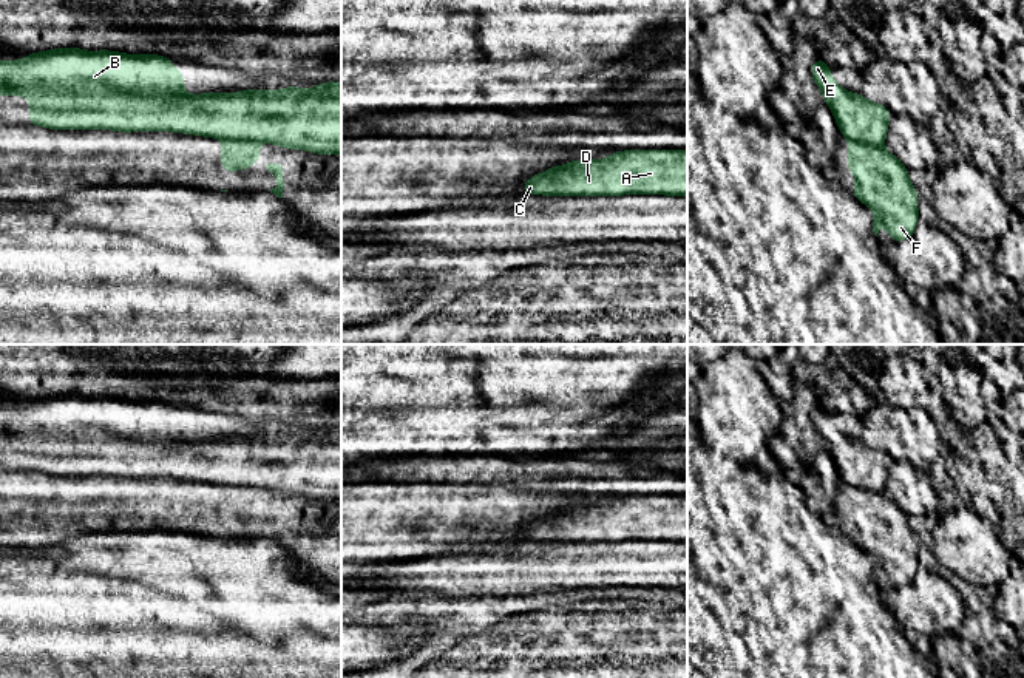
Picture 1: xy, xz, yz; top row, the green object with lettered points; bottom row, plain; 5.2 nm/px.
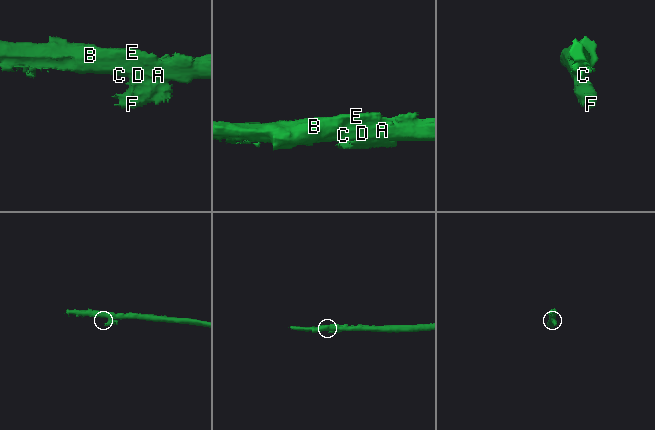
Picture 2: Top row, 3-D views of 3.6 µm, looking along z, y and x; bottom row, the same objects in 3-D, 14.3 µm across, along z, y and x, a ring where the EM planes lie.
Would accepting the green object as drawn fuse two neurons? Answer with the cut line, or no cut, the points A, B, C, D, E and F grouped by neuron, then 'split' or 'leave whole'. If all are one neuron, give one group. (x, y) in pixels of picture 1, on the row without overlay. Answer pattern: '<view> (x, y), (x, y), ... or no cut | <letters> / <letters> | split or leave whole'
yz (850, 484), (882, 493) | A B C D E / F | split

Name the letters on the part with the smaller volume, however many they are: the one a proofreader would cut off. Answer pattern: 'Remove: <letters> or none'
Remove: F

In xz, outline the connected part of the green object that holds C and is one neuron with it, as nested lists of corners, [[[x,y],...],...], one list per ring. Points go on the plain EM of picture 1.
[[[624,496],[607,505],[567,508],[530,522],[524,541],[687,542],[687,496]]]

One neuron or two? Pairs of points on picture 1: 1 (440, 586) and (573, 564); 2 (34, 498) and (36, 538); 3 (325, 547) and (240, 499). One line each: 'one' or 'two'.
1: one
2: one
3: one

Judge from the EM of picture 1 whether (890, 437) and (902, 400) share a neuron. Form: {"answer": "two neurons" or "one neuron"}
{"answer": "two neurons"}

